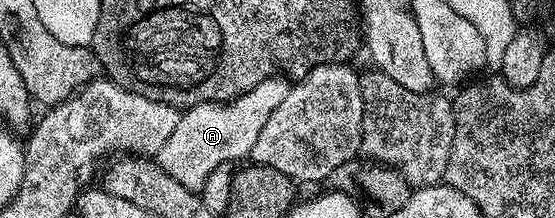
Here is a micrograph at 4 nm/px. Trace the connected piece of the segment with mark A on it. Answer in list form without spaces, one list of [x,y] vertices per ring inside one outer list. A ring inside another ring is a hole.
[[[273,76],[260,82],[260,86],[252,86],[252,90],[235,100],[220,104],[197,104],[185,109],[179,115],[176,130],[172,130],[168,142],[160,146],[156,157],[158,165],[172,174],[172,178],[176,178],[180,186],[188,186],[188,190],[201,193],[202,187],[209,182],[210,175],[221,164],[226,164],[229,160],[242,162],[249,157],[268,118],[272,118],[274,111],[287,103],[291,87],[289,79]]]

